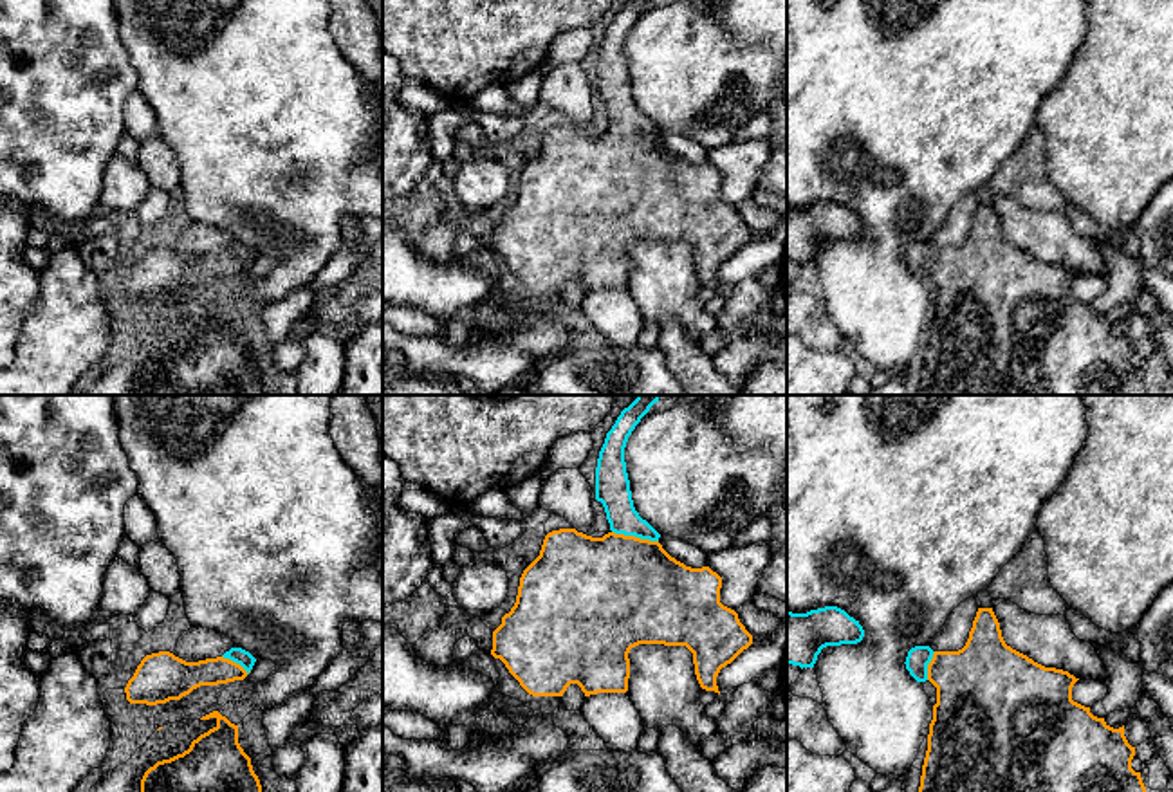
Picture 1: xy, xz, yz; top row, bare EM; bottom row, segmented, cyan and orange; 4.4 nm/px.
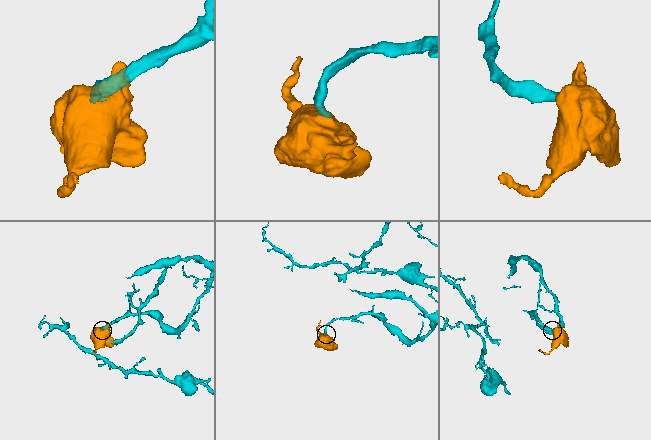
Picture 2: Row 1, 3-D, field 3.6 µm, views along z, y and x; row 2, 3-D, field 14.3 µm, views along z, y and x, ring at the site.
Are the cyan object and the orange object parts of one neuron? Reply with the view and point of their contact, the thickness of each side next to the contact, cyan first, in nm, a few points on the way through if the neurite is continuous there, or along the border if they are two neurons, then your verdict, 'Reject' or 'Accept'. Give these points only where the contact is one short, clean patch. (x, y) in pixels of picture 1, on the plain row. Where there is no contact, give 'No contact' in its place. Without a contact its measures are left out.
Touches cyan at xz (636, 132). Thickness 160 nm (cyan) against 500 nm. Path across: xz (612, 83), (619, 109), (636, 132), (621, 186). Accept

